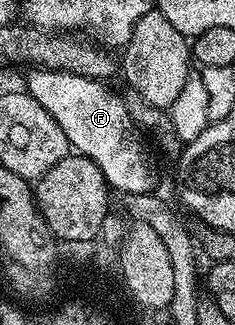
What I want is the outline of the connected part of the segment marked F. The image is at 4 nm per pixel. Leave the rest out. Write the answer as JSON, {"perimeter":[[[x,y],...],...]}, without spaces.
{"perimeter":[[[34,69],[24,84],[25,90],[64,129],[71,148],[77,154],[88,157],[104,173],[106,186],[123,196],[149,195],[154,187],[154,163],[146,152],[143,132],[128,113],[126,100],[120,94],[109,91],[101,79],[80,77],[76,73],[63,71],[44,71]]]}

